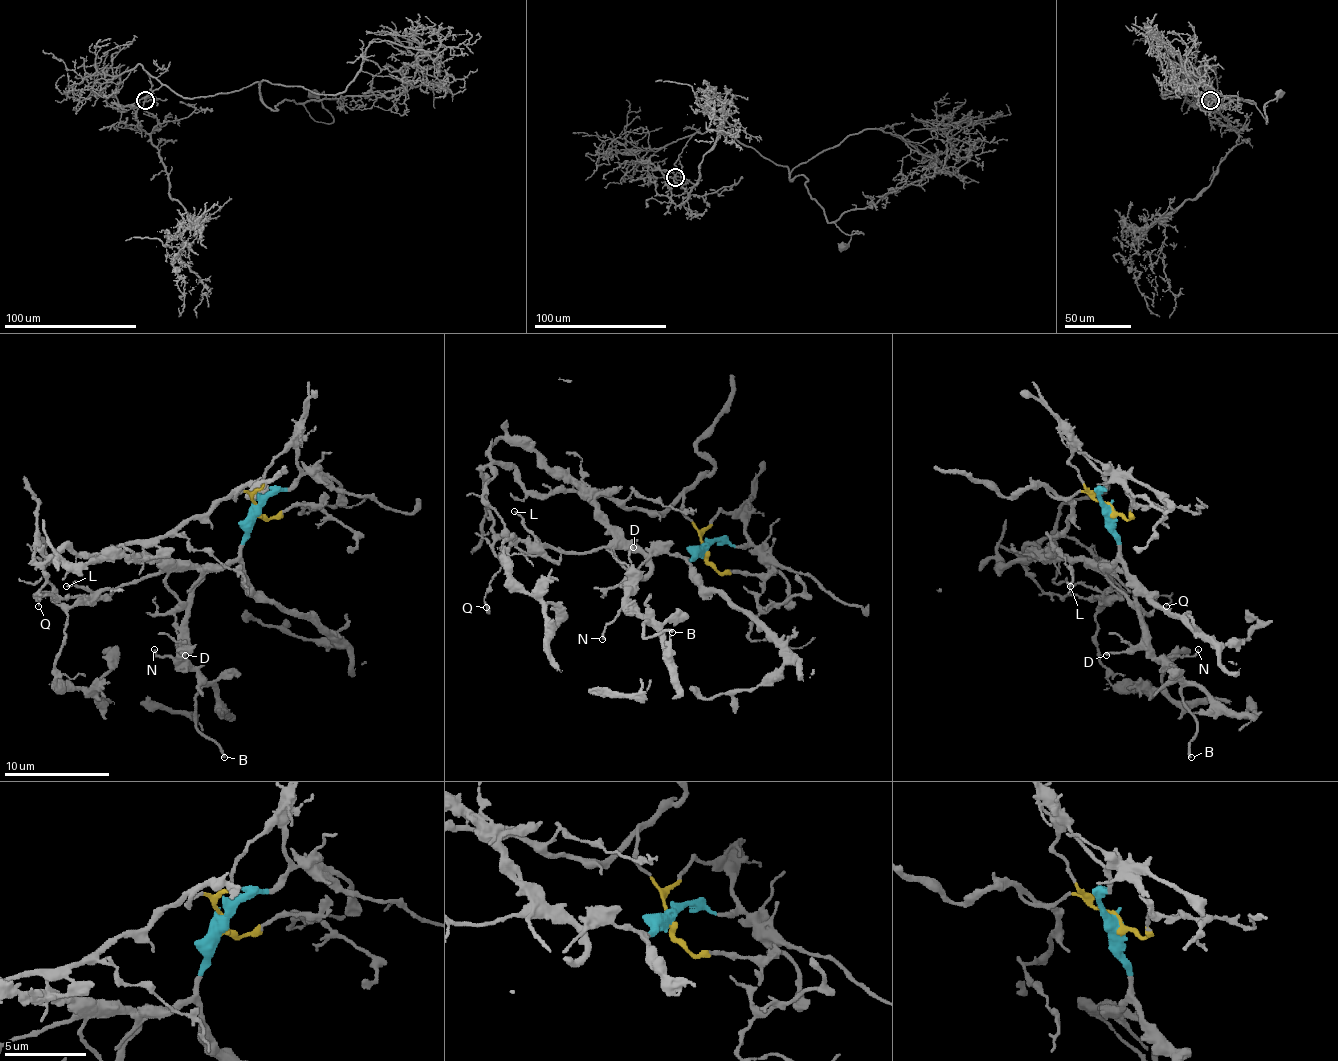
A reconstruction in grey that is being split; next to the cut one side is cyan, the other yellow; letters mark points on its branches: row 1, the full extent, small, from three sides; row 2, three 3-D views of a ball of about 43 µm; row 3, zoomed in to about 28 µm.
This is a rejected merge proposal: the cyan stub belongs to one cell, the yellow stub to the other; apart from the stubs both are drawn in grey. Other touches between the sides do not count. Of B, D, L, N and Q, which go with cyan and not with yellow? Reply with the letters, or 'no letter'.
B, D, L, N

